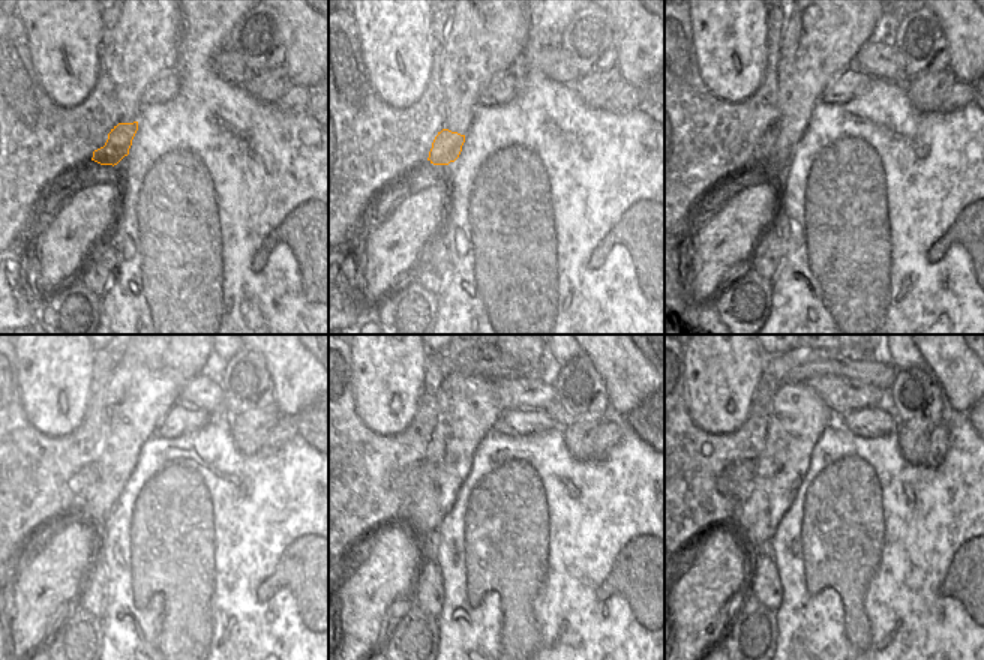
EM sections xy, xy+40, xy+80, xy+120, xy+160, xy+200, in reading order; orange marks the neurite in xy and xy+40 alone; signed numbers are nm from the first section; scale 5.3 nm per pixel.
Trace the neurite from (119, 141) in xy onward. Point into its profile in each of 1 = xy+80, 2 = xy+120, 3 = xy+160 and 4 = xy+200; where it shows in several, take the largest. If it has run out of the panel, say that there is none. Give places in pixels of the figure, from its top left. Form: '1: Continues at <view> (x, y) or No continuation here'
1: Continues at xy+80 (767, 143)
2: Continues at xy+120 (87, 474)
3: Continues at xy+160 (402, 482)
4: Continues at xy+200 (732, 482)

